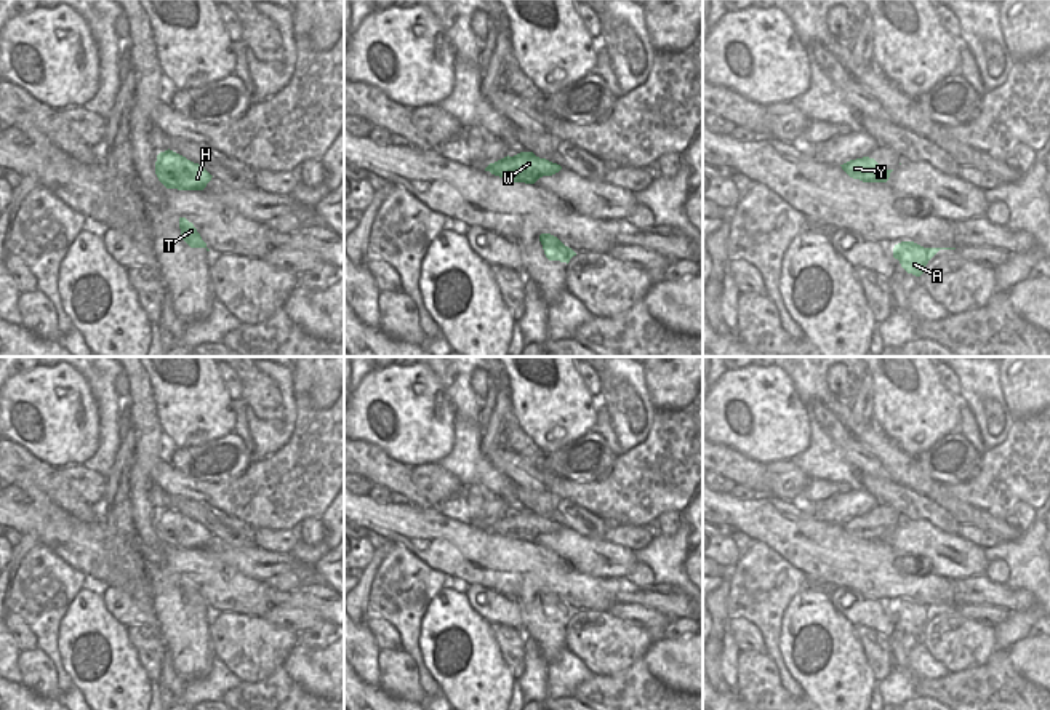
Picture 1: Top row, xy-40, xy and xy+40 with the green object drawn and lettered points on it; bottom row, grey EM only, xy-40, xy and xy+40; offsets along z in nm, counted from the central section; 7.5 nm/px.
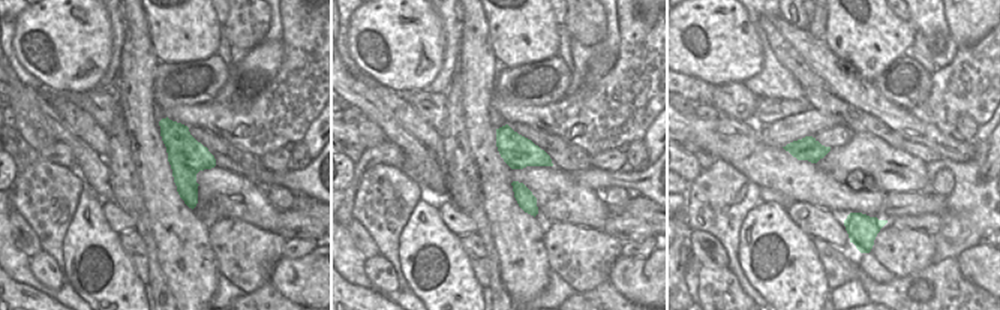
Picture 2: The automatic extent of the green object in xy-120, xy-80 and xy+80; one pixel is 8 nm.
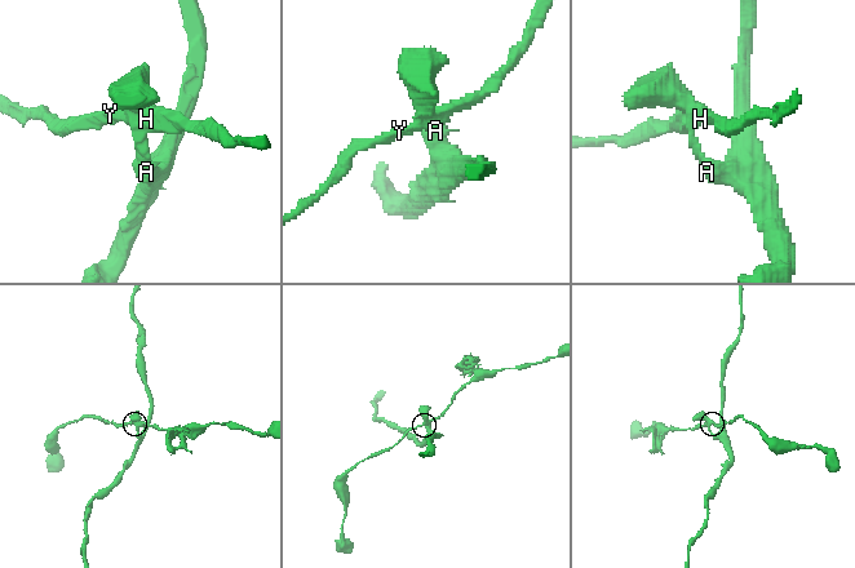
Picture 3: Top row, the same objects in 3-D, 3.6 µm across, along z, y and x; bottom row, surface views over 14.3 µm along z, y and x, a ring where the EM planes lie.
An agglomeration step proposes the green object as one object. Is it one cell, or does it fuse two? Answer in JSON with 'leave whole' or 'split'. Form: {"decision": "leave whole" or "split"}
{"decision": "split"}

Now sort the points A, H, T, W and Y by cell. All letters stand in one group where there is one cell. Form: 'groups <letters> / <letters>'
groups A / H T W Y

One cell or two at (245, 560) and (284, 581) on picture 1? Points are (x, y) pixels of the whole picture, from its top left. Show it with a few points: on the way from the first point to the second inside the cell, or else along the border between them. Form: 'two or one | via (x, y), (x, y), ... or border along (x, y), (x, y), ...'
two | border along (295, 571), (274, 574), (266, 581)

